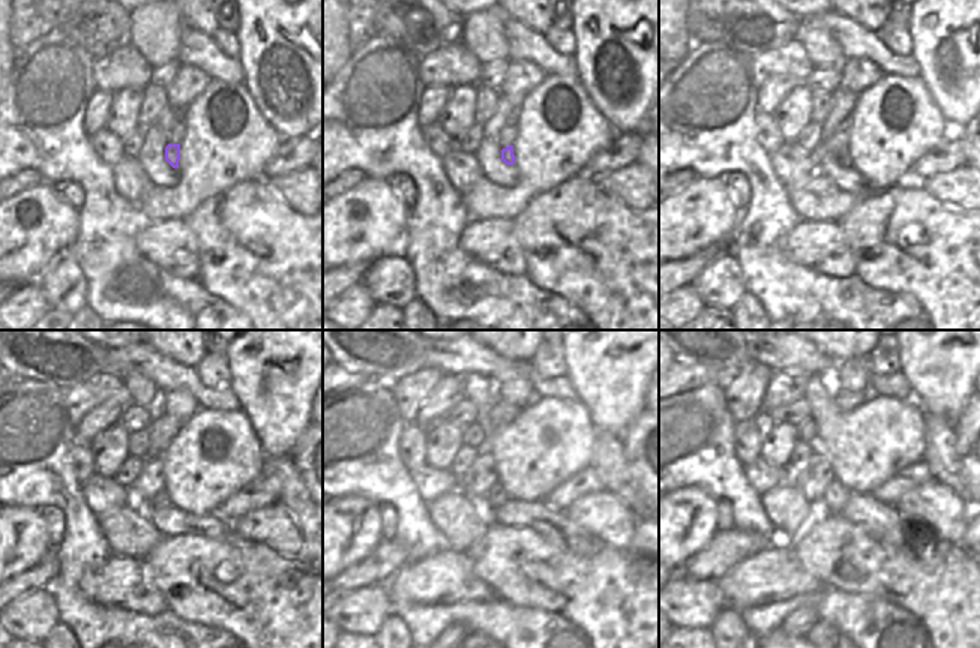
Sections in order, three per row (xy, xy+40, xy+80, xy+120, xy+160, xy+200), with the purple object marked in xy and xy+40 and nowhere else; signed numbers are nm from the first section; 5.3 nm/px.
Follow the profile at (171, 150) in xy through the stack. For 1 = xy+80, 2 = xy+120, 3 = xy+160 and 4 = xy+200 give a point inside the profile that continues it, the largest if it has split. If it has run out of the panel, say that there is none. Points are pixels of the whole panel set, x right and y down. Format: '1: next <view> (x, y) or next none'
1: next xy+80 (842, 155)
2: next xy+120 (161, 497)
3: next xy+160 (497, 497)
4: next xy+200 (836, 495)

